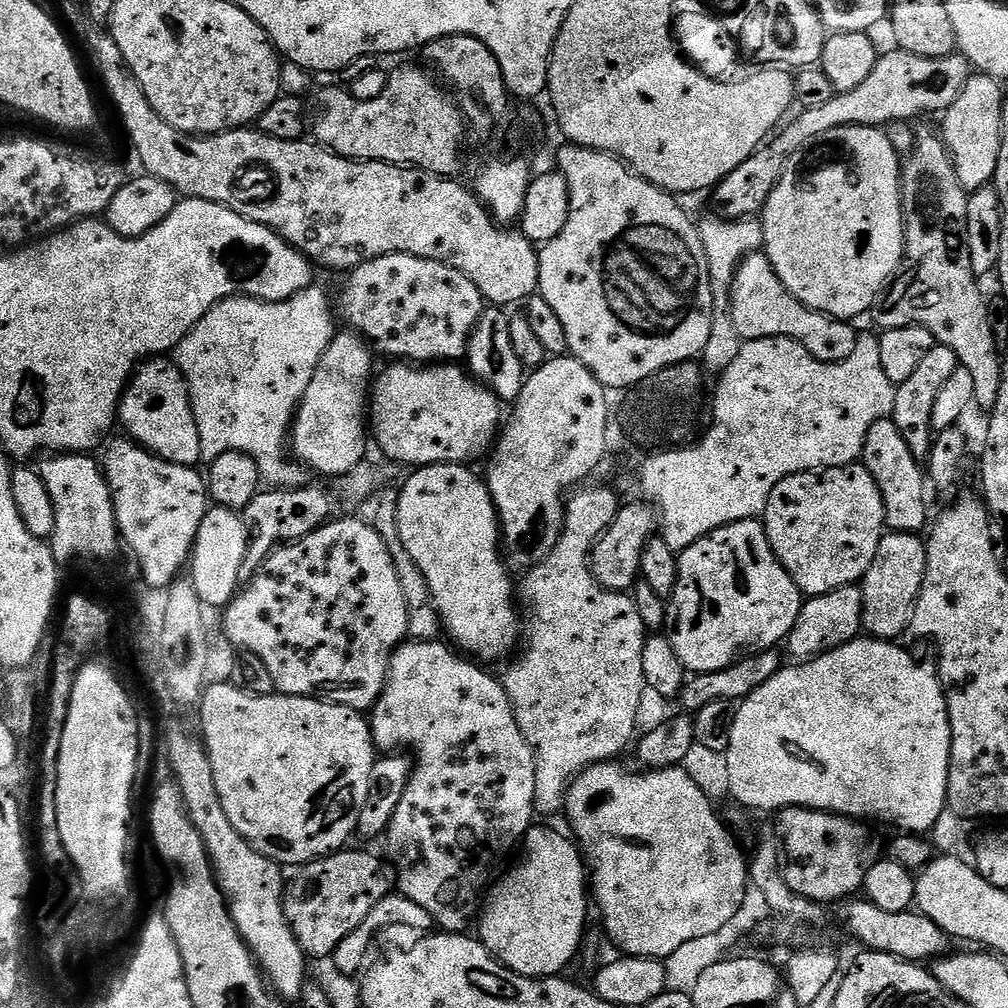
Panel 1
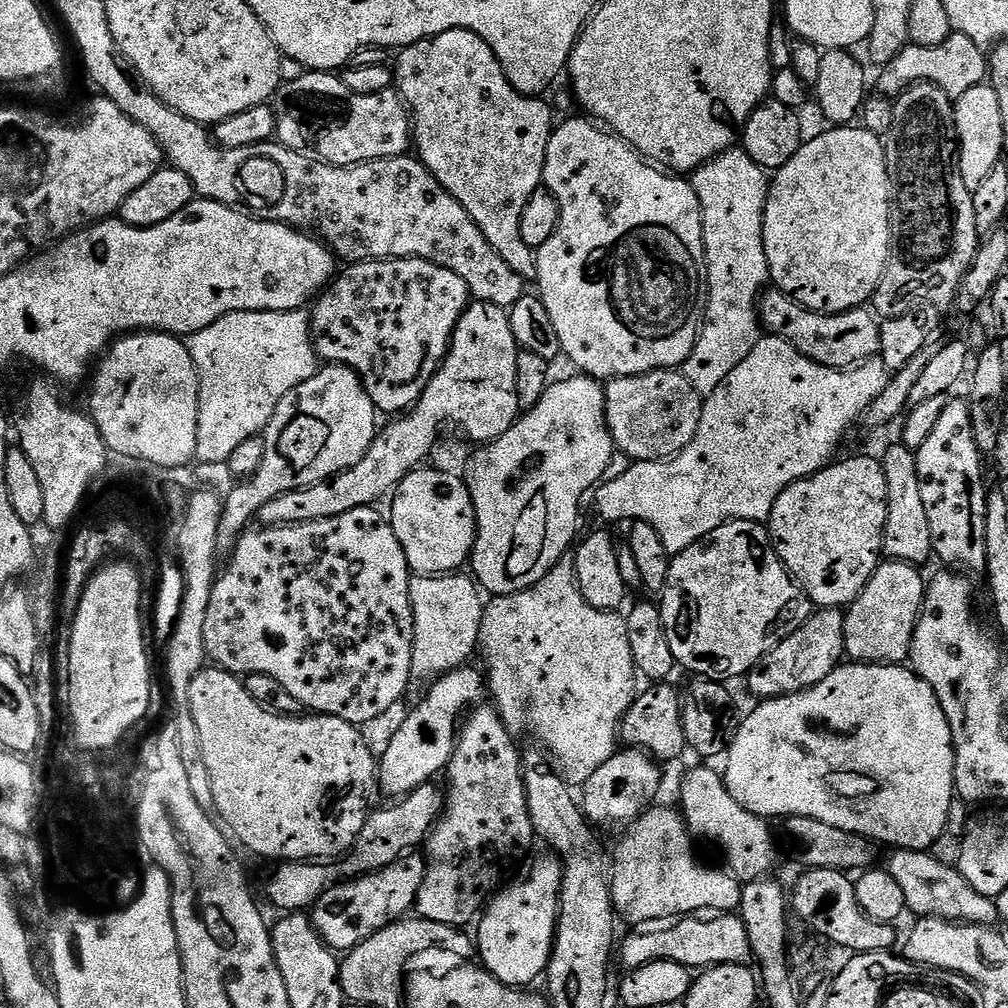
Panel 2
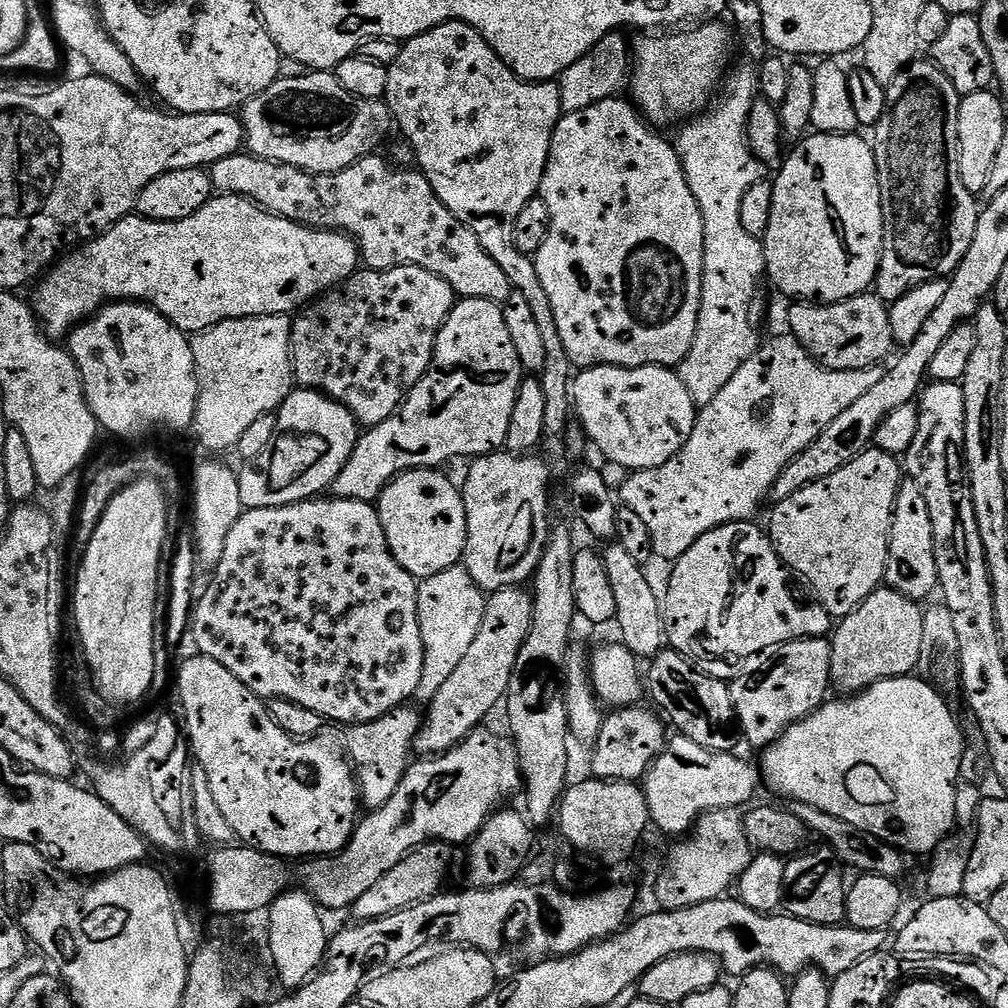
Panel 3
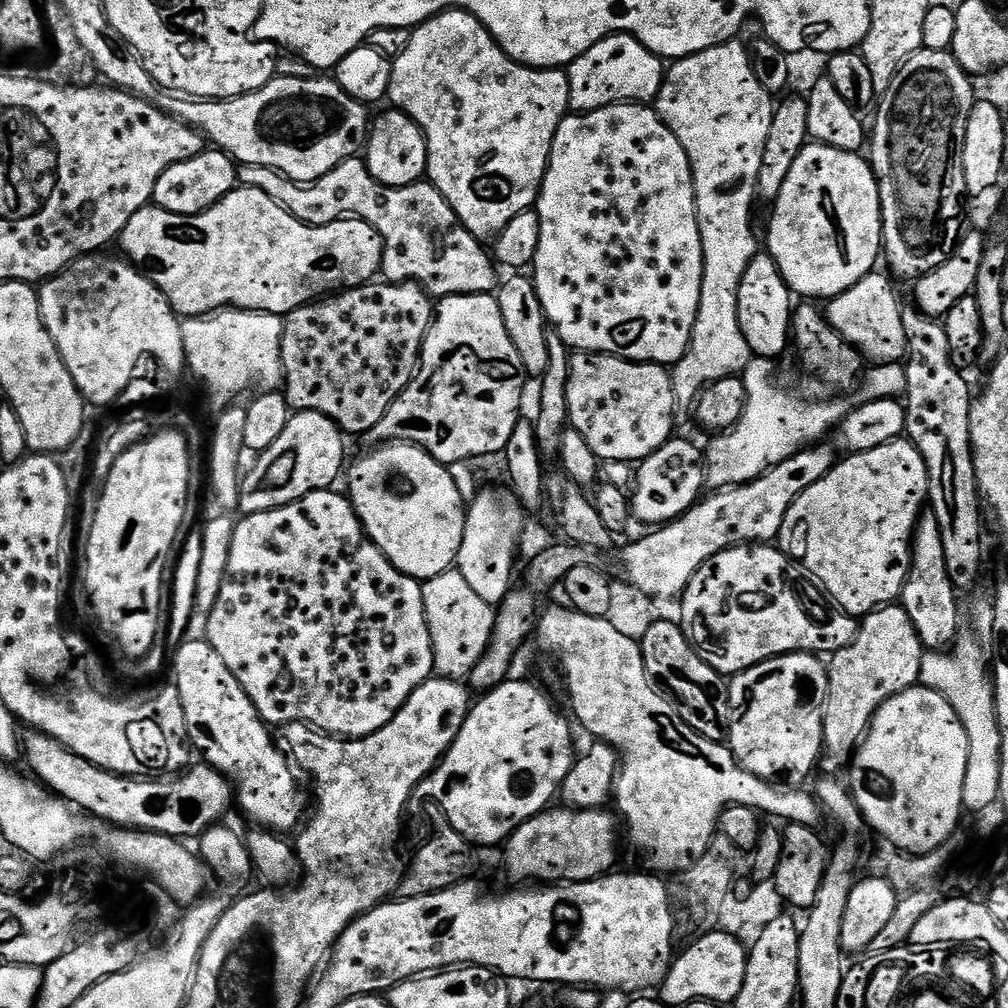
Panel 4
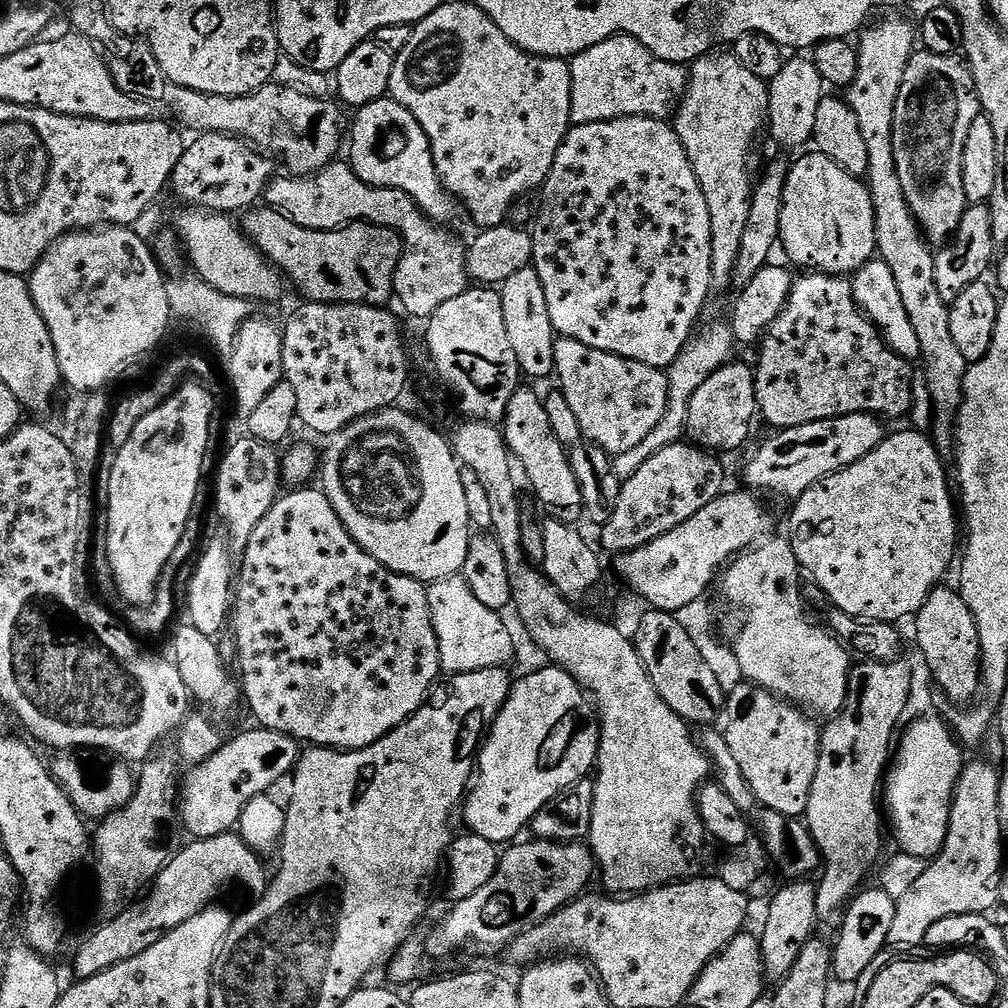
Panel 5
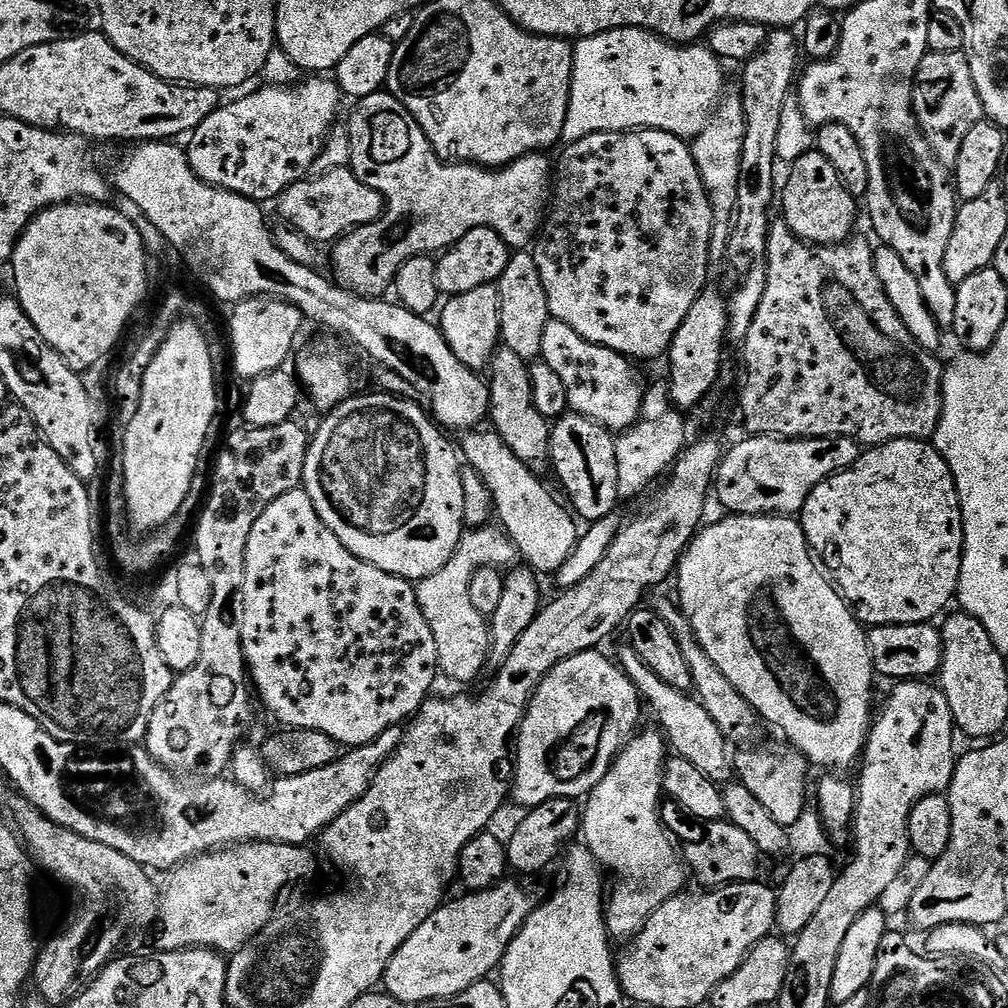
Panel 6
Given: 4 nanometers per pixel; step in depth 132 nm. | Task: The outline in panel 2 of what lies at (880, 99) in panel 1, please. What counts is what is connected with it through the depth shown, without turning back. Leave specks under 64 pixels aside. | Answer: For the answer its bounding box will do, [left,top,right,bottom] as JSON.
[879,30,988,98]

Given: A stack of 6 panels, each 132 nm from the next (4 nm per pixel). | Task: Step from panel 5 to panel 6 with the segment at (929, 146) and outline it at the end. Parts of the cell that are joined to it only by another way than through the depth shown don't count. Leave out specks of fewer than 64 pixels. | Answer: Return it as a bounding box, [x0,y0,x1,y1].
[912,52,985,166]

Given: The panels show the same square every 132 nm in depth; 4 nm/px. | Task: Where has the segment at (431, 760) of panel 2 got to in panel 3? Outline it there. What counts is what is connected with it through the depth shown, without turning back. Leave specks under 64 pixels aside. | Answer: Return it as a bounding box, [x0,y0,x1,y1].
[414,586,532,758]

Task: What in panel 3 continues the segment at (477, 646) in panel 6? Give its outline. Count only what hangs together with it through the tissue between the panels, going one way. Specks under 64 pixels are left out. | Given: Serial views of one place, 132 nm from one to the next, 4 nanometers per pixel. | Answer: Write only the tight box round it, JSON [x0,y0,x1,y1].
[415,566,486,702]

